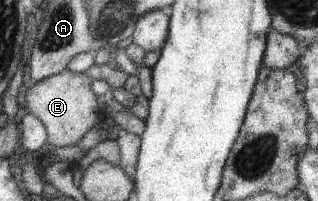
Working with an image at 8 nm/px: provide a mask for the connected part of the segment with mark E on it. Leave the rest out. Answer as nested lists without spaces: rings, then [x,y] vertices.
[[[64,68],[36,84],[30,84],[24,94],[24,106],[44,125],[50,146],[74,146],[90,131],[96,120],[96,99],[90,92],[90,78],[82,80],[82,75],[71,73]]]

